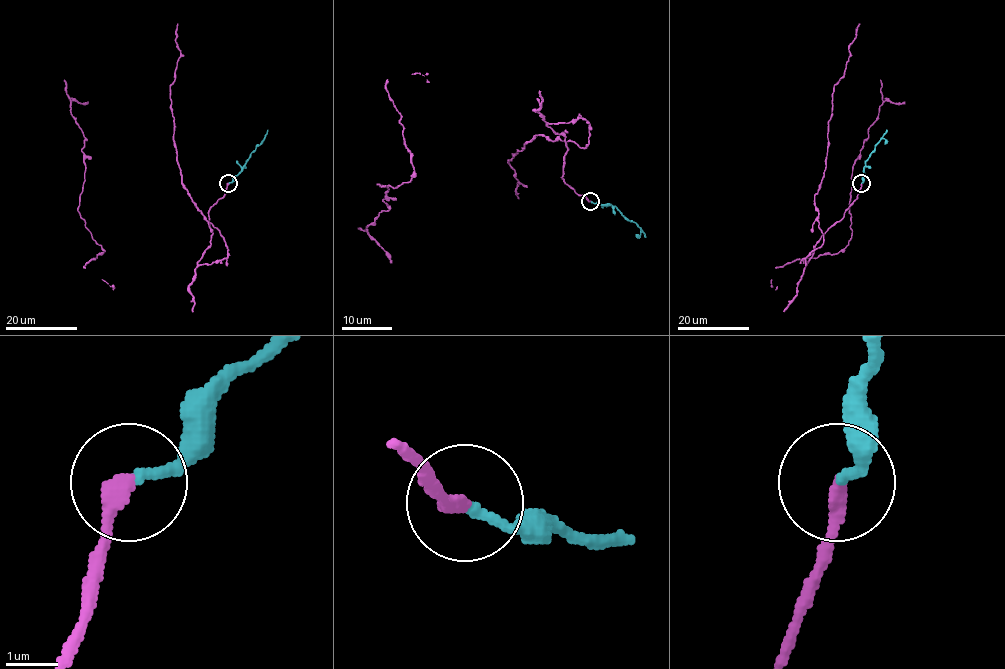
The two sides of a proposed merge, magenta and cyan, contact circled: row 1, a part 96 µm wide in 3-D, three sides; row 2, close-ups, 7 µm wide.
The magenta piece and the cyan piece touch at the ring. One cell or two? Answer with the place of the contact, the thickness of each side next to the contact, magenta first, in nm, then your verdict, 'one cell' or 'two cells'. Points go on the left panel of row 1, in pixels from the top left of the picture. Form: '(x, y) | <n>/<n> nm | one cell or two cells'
(228, 183) | 320/190 nm | two cells

